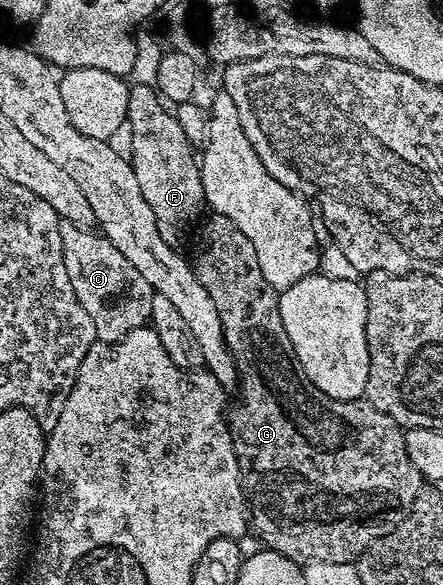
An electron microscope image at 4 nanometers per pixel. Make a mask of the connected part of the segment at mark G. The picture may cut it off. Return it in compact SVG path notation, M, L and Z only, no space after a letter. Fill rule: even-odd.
M210 215L210 220L200 225L201 237L197 240L197 257L192 257L193 272L203 282L207 294L211 294L211 302L215 302L215 310L219 310L219 322L223 322L223 338L231 350L231 358L235 358L235 366L239 377L239 397L241 401L237 404L237 412L230 411L227 416L229 430L233 434L233 449L237 455L237 465L241 475L241 485L245 495L245 506L247 509L247 520L251 525L251 532L254 532L262 540L264 547L270 552L277 552L280 556L291 558L302 566L307 564L353 564L363 550L365 544L374 536L381 535L393 527L397 520L407 518L411 514L411 506L415 506L415 498L423 491L423 477L419 470L411 462L405 445L406 429L395 422L387 414L383 414L375 405L370 404L368 399L340 400L323 394L307 378L299 358L295 354L295 346L291 346L291 338L287 338L287 330L283 330L283 318L279 314L279 302L281 297L278 289L273 288L263 278L263 270L259 270L259 254L255 254L255 246L251 246L251 238L231 222L231 218Z

